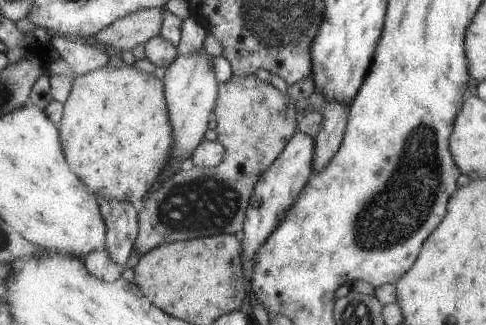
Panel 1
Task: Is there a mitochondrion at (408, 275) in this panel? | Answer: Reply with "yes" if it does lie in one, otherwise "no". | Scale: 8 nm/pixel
no

